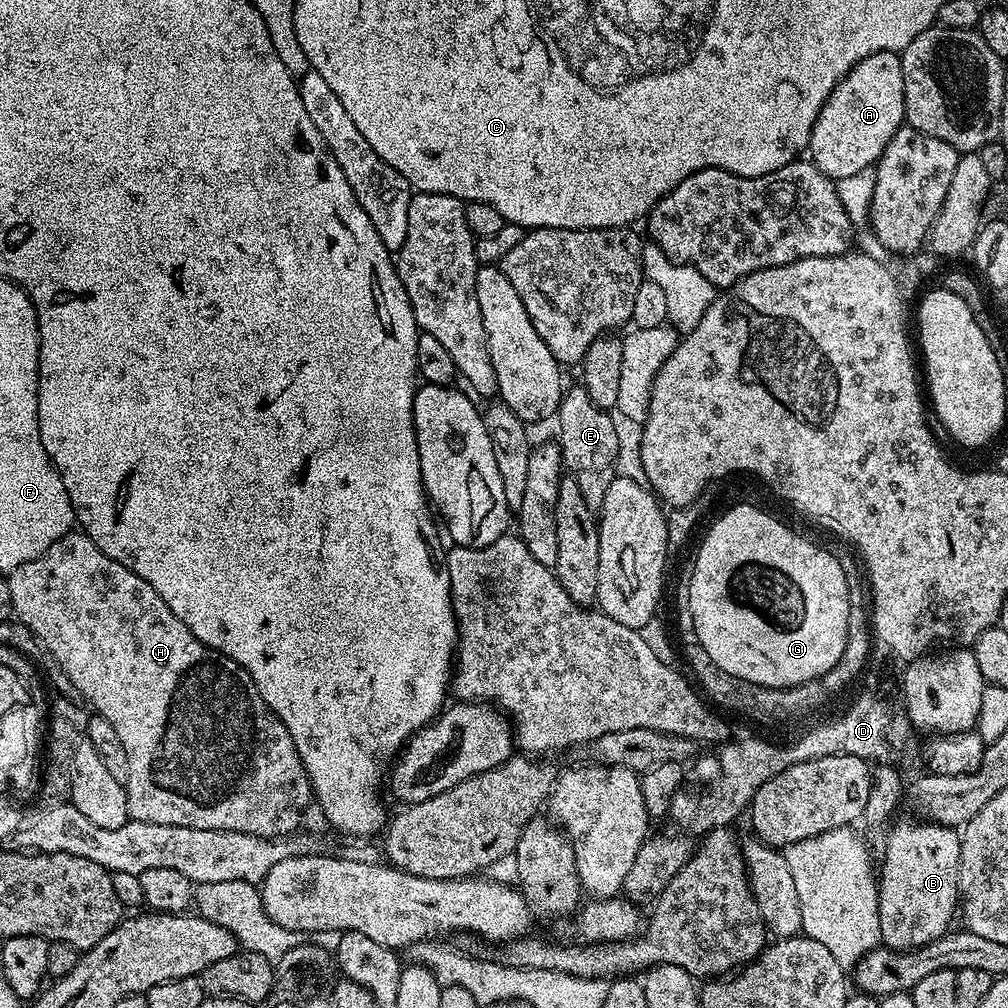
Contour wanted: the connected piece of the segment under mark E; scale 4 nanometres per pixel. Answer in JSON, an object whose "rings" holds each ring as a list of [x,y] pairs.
{"rings":[[[576,386],[560,397],[558,421],[560,420],[560,459],[567,475],[578,482],[578,490],[582,490],[582,498],[589,507],[599,510],[606,498],[606,490],[610,482],[617,476],[616,459],[619,450],[619,432],[614,430],[609,413],[603,408],[594,406],[583,386]]]}

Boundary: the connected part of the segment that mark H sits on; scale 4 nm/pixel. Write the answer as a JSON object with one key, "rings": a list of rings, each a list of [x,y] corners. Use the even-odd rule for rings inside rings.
{"rings":[[[80,530],[67,532],[53,542],[50,550],[7,573],[6,579],[15,619],[26,625],[43,642],[46,650],[50,650],[54,662],[58,662],[66,678],[70,678],[70,682],[78,686],[87,707],[95,715],[106,718],[106,722],[110,722],[110,726],[114,726],[114,731],[118,733],[118,742],[122,750],[126,750],[126,759],[130,762],[130,778],[126,787],[128,814],[131,819],[202,830],[230,830],[261,838],[290,836],[299,829],[296,827],[304,816],[304,807],[308,803],[311,805],[314,797],[312,784],[308,781],[308,771],[298,758],[298,750],[294,746],[294,738],[290,738],[290,730],[286,730],[284,723],[268,709],[247,670],[238,666],[238,662],[234,662],[229,656],[215,652],[213,648],[206,647],[201,640],[194,638],[194,634],[173,614],[170,606],[166,606],[166,602],[158,598],[150,582],[138,578],[138,574],[134,574],[126,566],[114,562],[114,558],[102,554],[102,550],[98,550],[90,537]]]}

